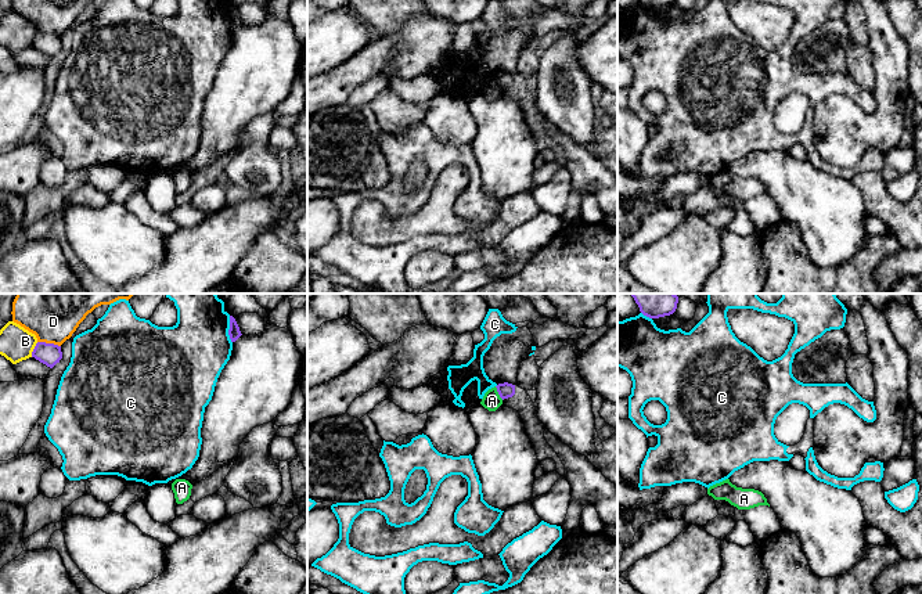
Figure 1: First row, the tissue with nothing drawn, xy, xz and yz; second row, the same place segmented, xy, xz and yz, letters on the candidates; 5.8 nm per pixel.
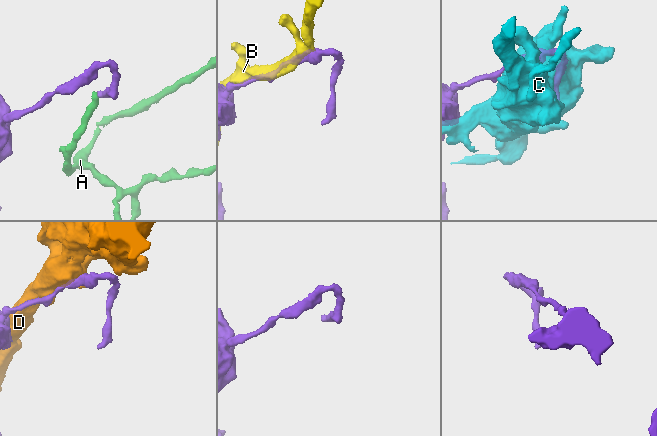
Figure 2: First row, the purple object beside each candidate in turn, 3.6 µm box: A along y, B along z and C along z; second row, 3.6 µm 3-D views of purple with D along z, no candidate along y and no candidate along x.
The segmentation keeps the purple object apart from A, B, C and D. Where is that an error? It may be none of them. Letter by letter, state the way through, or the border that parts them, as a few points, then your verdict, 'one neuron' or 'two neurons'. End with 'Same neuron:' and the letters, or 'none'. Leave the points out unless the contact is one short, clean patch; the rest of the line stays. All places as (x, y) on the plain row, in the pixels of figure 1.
A: border along xz (494, 76), (503, 89); two neurons
B: two neurons
C: two neurons
D: two neurons
Same neuron: none

